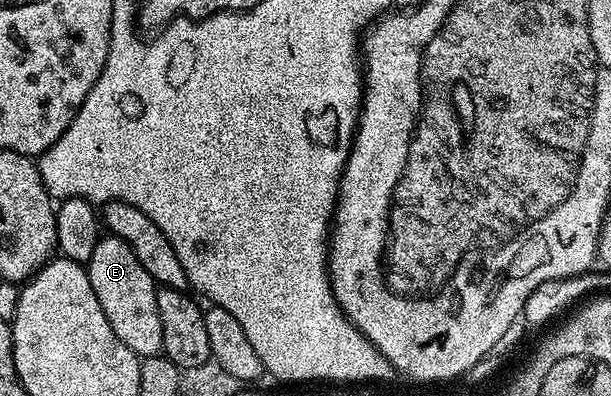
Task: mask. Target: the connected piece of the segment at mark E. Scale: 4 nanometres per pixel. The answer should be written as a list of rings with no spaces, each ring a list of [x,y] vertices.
[[[105,234],[94,245],[94,253],[86,264],[90,285],[94,285],[94,297],[110,321],[110,329],[118,333],[118,341],[126,345],[137,357],[158,355],[164,350],[162,321],[158,317],[156,300],[157,282],[152,274],[138,261],[134,249],[126,245],[117,235]]]

